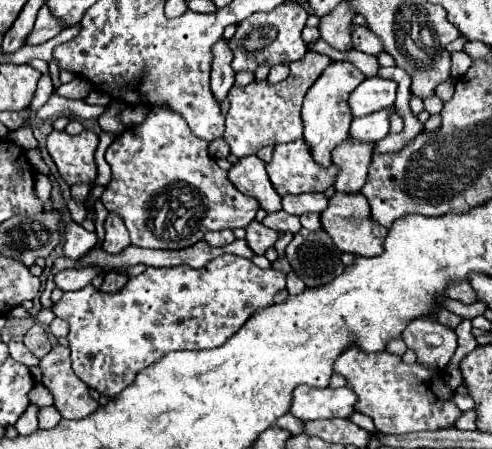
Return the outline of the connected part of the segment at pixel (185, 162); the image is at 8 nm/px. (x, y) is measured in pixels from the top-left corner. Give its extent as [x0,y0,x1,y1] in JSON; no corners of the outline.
[100,108,260,250]

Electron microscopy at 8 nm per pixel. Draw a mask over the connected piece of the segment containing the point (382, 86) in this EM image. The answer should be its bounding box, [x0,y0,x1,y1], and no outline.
[350,76,396,118]

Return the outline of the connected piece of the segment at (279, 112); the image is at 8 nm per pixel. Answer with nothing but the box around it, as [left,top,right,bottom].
[224,52,328,158]

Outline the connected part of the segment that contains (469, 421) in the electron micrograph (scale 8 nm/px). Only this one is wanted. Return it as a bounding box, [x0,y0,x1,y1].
[456,410,476,430]

